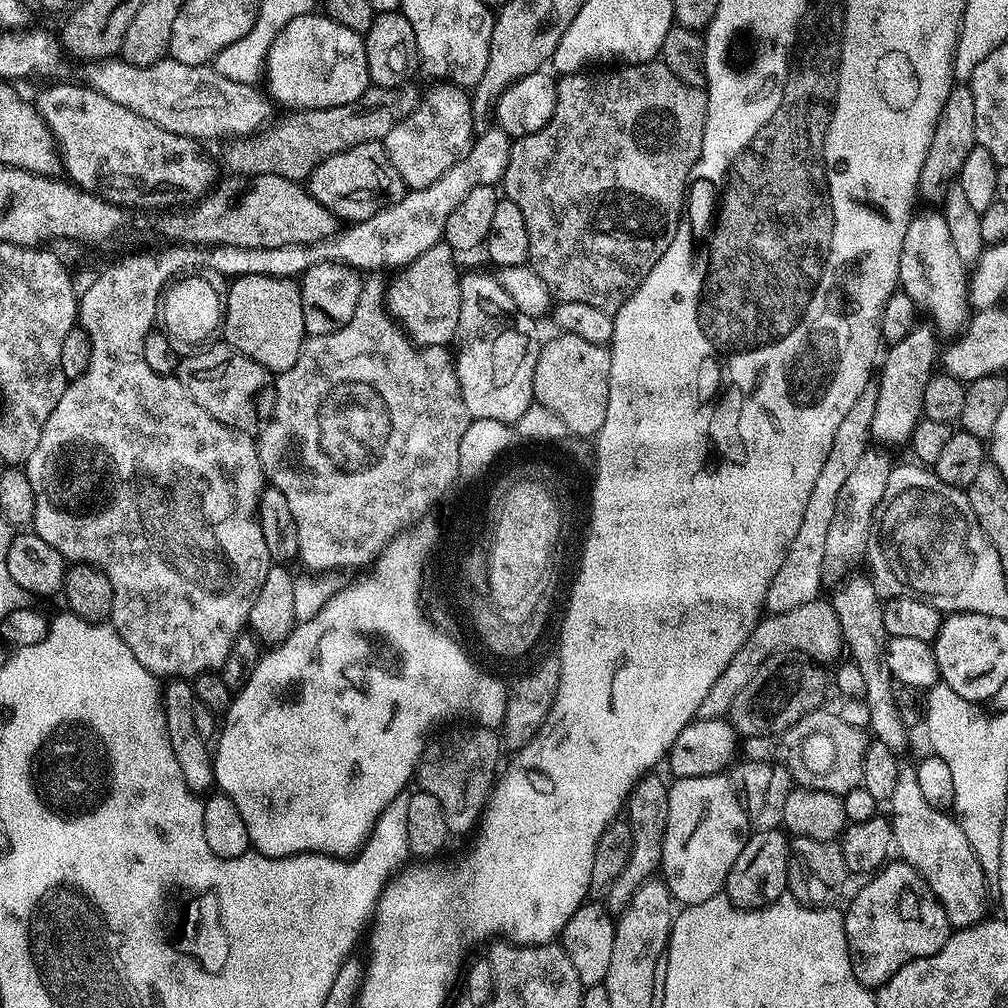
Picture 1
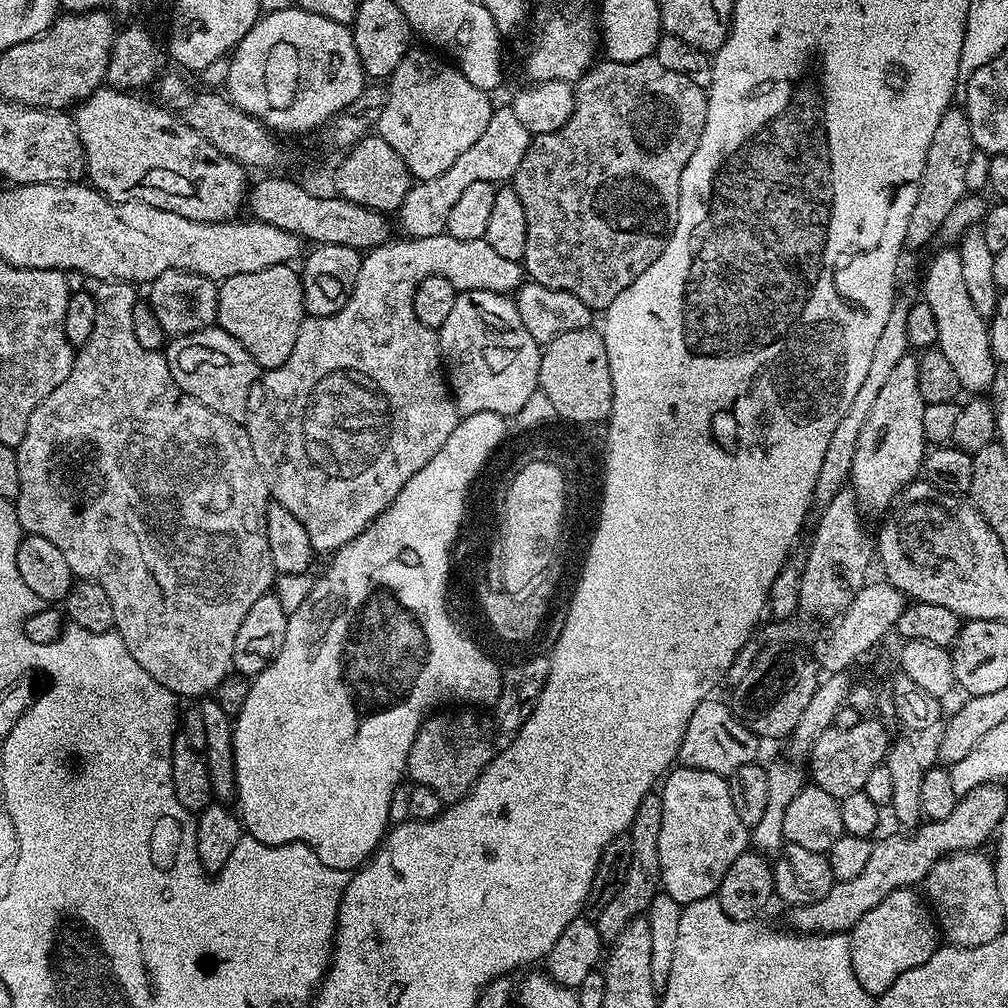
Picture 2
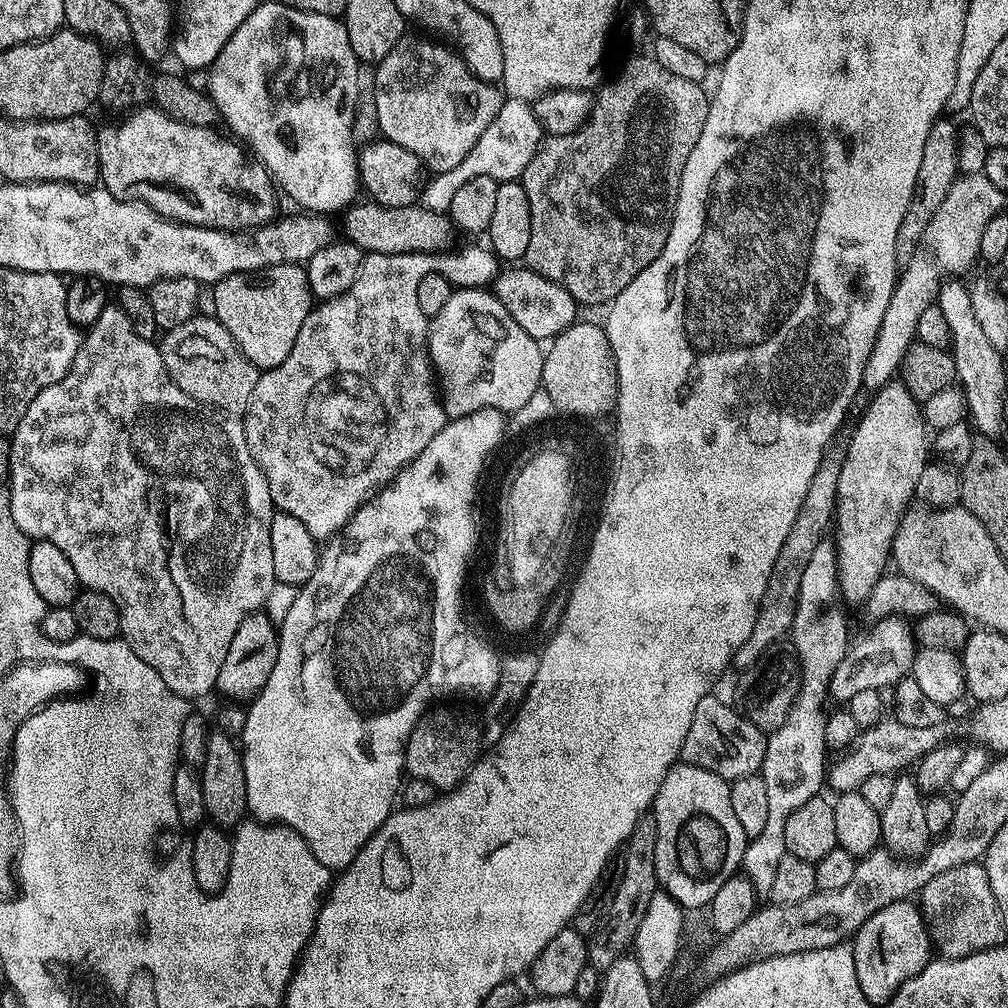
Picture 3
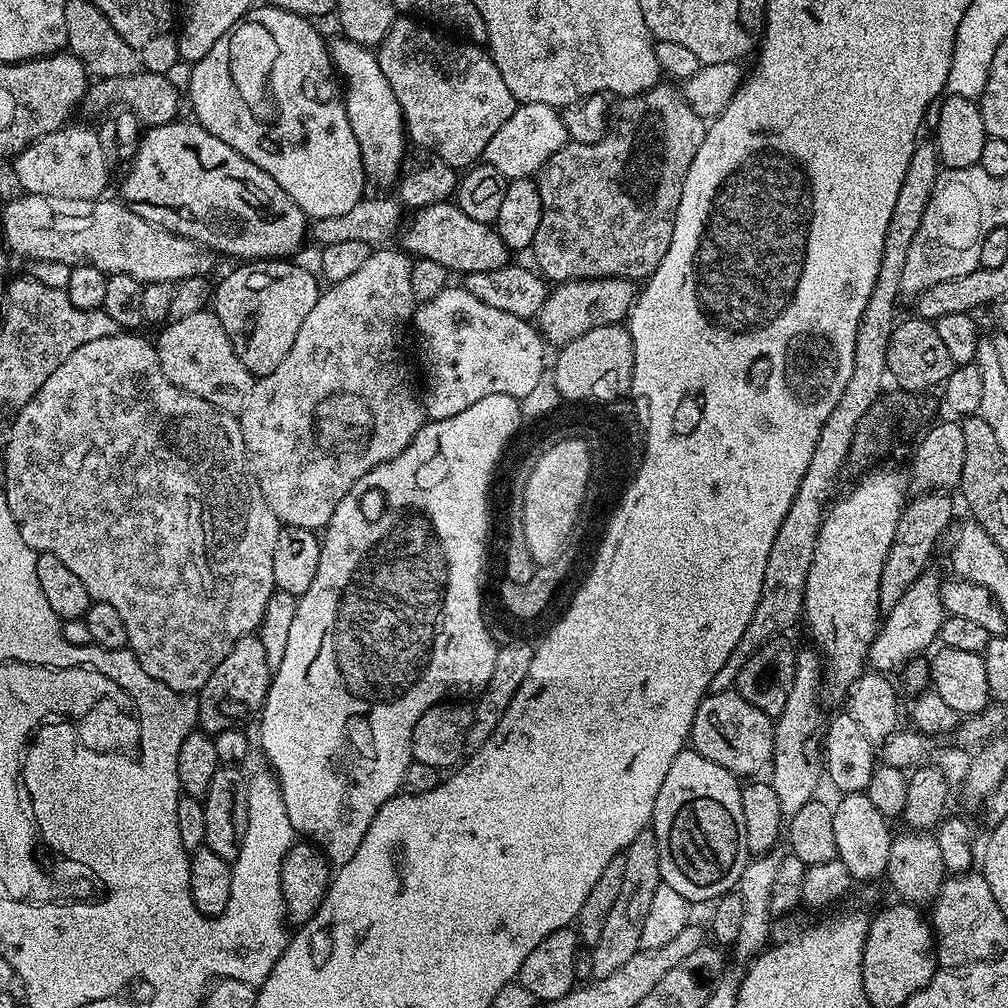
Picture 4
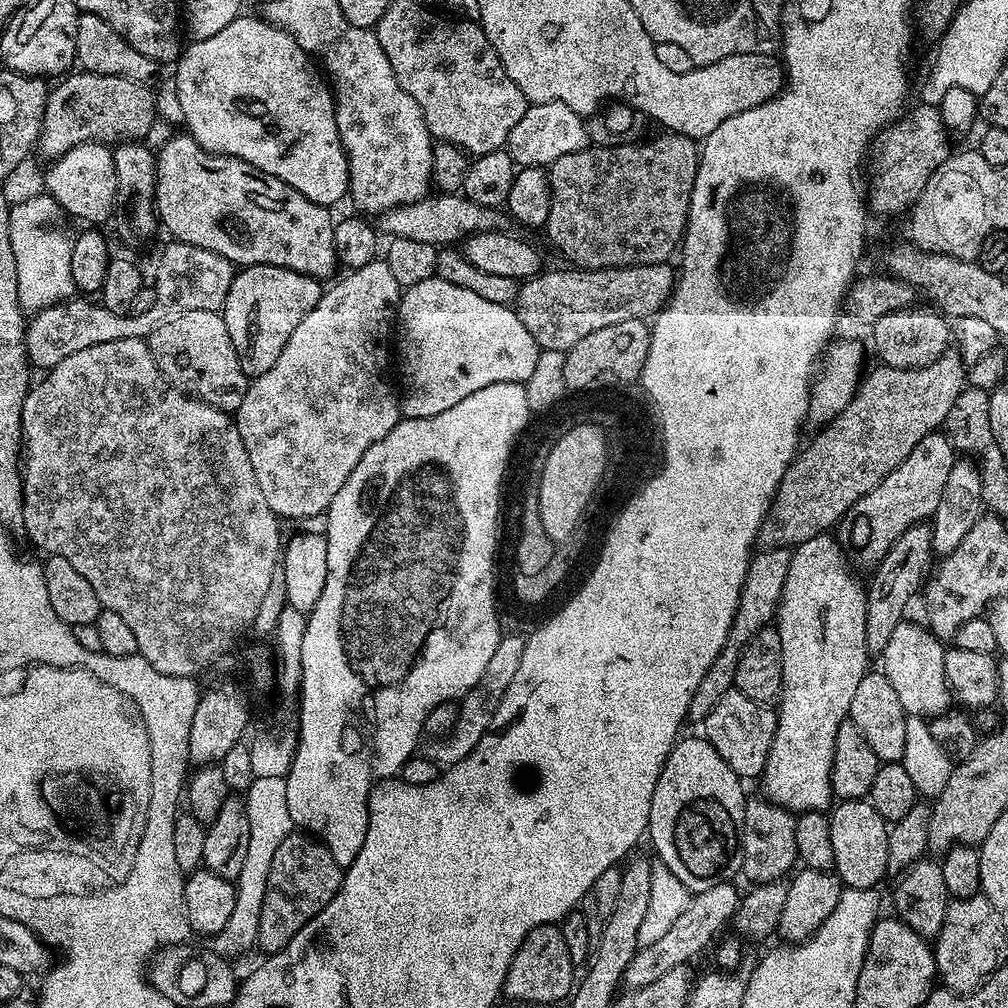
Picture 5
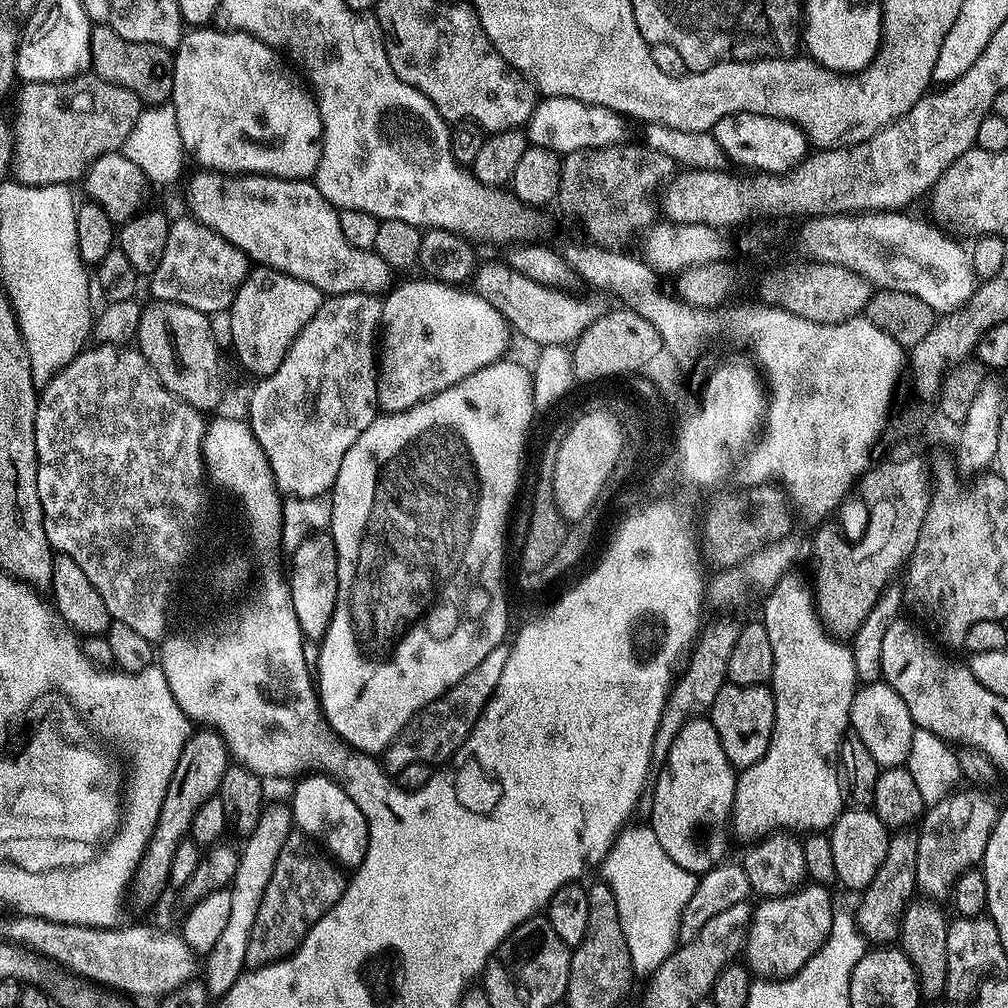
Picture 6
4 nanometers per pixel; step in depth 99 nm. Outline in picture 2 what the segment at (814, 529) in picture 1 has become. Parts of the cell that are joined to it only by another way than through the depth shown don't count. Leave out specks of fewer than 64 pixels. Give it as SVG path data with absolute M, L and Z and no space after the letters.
M904 298L897 299L892 305L890 319L886 321L882 335L878 337L878 342L874 346L874 355L870 361L870 370L866 374L866 379L863 380L854 402L850 402L850 410L842 414L842 422L838 422L834 434L830 434L830 443L826 445L826 458L822 458L822 470L818 470L818 482L814 486L812 495L817 505L828 504L830 498L834 498L834 494L838 494L849 483L854 462L854 450L858 447L858 434L866 422L866 414L870 414L870 406L874 406L878 393L882 391L888 375L894 371L894 366L898 366L898 362L902 362L902 358L909 355L910 345L906 338L906 314L909 307L909 301L904 301Z

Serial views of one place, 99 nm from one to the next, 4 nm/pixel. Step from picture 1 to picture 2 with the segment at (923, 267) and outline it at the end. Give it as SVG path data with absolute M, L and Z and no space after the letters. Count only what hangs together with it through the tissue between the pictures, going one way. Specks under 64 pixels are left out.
M959 251L936 252L928 269L924 272L923 303L930 306L931 313L938 322L938 351L946 354L954 374L958 374L961 389L968 394L984 394L984 391L995 385L998 361L992 356L992 343L988 337L989 325L986 320L974 310L970 302L965 283L962 282L962 262L959 261Z

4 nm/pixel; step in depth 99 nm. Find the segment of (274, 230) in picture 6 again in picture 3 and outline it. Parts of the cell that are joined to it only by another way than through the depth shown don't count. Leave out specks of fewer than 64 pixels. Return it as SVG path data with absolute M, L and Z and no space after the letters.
M141 106L121 120L124 121L117 128L101 127L96 133L99 183L110 194L114 194L114 198L136 200L139 204L152 208L164 219L175 220L178 224L217 228L223 232L261 228L263 224L270 224L277 219L278 192L272 177L263 164L253 159L235 139L227 135L219 136L215 127L203 128L170 118L155 106Z

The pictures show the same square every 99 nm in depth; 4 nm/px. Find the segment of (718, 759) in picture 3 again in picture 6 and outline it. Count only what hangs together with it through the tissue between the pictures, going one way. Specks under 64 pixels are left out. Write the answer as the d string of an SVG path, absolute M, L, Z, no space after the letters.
M729 682L722 686L722 690L718 690L718 698L714 698L710 719L714 730L718 730L722 750L726 750L726 758L733 768L749 768L764 757L770 746L775 717L771 687L762 684L738 686Z

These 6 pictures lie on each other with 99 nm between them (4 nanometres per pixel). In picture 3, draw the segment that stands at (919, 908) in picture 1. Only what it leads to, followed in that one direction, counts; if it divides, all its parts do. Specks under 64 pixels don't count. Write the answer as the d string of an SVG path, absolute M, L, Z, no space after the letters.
M899 900L886 906L886 910L878 910L874 918L857 930L851 945L854 966L858 970L858 986L862 986L862 994L866 994L874 1006L884 1005L907 980L921 972L934 956L924 913L912 900Z

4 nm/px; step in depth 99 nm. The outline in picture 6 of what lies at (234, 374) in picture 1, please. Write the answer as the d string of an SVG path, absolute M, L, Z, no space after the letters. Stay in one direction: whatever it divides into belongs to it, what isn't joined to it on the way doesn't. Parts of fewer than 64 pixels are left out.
M152 302L141 311L140 314L140 325L136 331L134 337L135 343L138 345L141 354L146 358L146 362L150 362L150 366L158 374L158 378L162 382L162 386L166 390L170 390L175 394L180 400L184 400L190 406L200 409L201 412L208 414L211 413L211 408L216 408L224 400L224 368L220 365L220 348L216 345L216 336L212 333L212 324L210 321L209 313L199 312L194 310L190 306L182 306L181 304L161 304L159 302Z

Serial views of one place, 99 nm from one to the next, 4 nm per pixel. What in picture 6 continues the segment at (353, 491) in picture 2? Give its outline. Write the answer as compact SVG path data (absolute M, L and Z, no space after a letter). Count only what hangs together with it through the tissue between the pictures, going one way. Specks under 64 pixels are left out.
M351 292L329 296L324 304L306 322L302 334L294 338L282 366L274 374L263 377L248 400L246 423L251 428L258 446L262 448L276 489L285 497L315 500L323 497L338 478L338 466L346 458L346 450L378 415L378 333L384 318L384 301L370 292Z

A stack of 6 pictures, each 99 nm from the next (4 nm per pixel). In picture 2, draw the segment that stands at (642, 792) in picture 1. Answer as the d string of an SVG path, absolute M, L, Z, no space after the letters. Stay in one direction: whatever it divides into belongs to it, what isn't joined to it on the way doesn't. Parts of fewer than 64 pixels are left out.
M650 794L646 798L642 798L642 802L632 819L630 829L632 857L630 858L630 866L624 875L624 881L620 883L618 894L614 894L614 898L610 898L610 902L606 902L606 906L594 920L601 941L616 941L624 933L631 920L647 913L648 907L652 905L652 900L661 891L660 863L658 862L661 830L662 802L659 795Z

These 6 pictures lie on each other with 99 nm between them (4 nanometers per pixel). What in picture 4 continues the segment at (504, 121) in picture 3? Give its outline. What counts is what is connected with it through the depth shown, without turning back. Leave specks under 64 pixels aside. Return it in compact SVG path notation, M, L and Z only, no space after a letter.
M545 103L520 104L501 129L490 138L483 159L509 180L529 179L566 143L569 143L568 131L563 115L557 109Z

